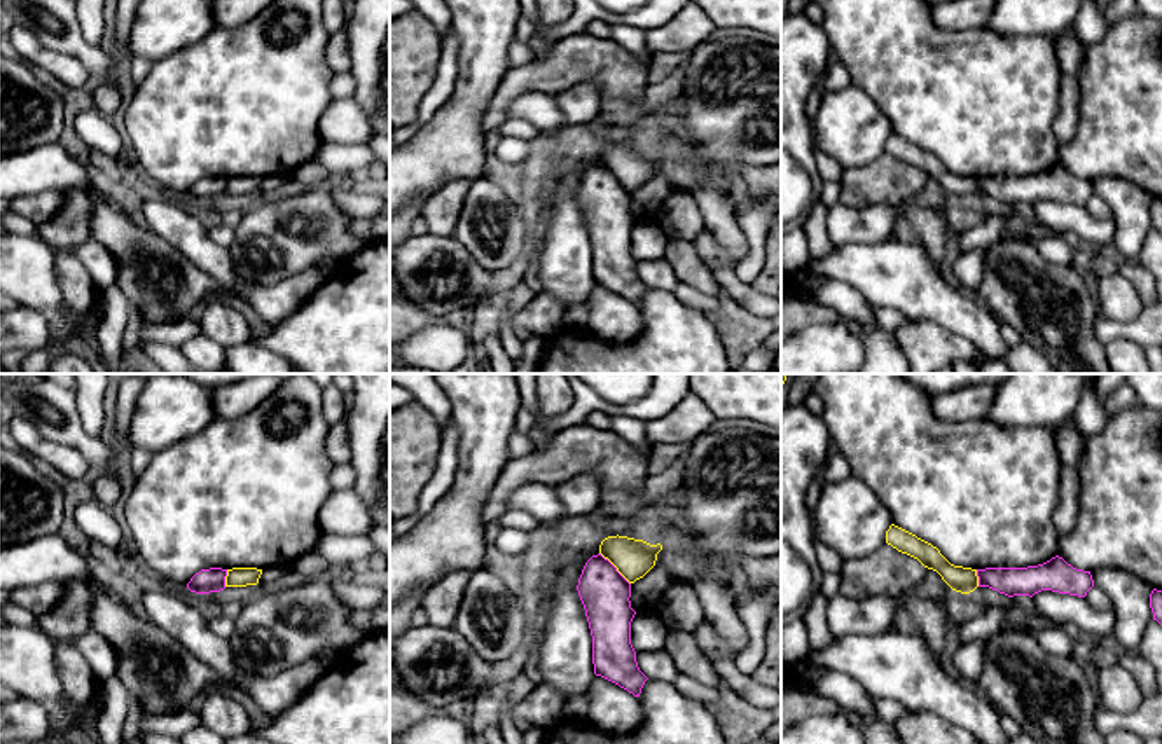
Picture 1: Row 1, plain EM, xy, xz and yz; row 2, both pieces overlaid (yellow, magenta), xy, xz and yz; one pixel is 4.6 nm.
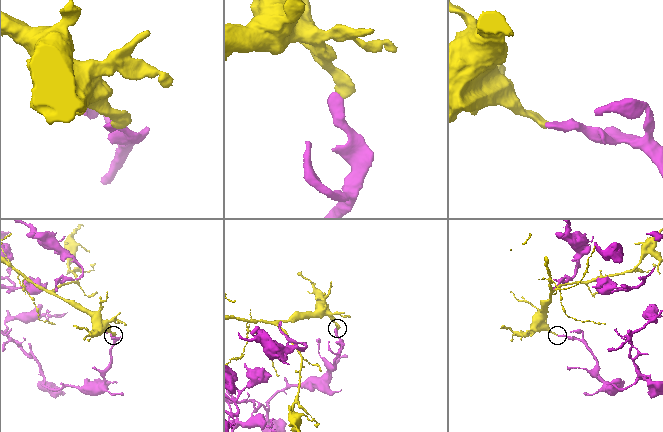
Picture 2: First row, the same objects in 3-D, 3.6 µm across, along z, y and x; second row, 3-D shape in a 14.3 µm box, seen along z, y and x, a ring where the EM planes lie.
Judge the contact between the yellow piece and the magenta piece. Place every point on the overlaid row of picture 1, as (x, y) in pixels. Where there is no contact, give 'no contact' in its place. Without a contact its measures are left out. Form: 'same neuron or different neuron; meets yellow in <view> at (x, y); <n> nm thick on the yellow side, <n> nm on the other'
different neuron; meets yellow in xz at (615, 566); 180 nm thick on the yellow side, 220 nm on the other

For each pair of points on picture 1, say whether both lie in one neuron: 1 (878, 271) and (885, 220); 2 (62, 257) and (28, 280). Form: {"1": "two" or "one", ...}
{"1": "two", "2": "two"}

